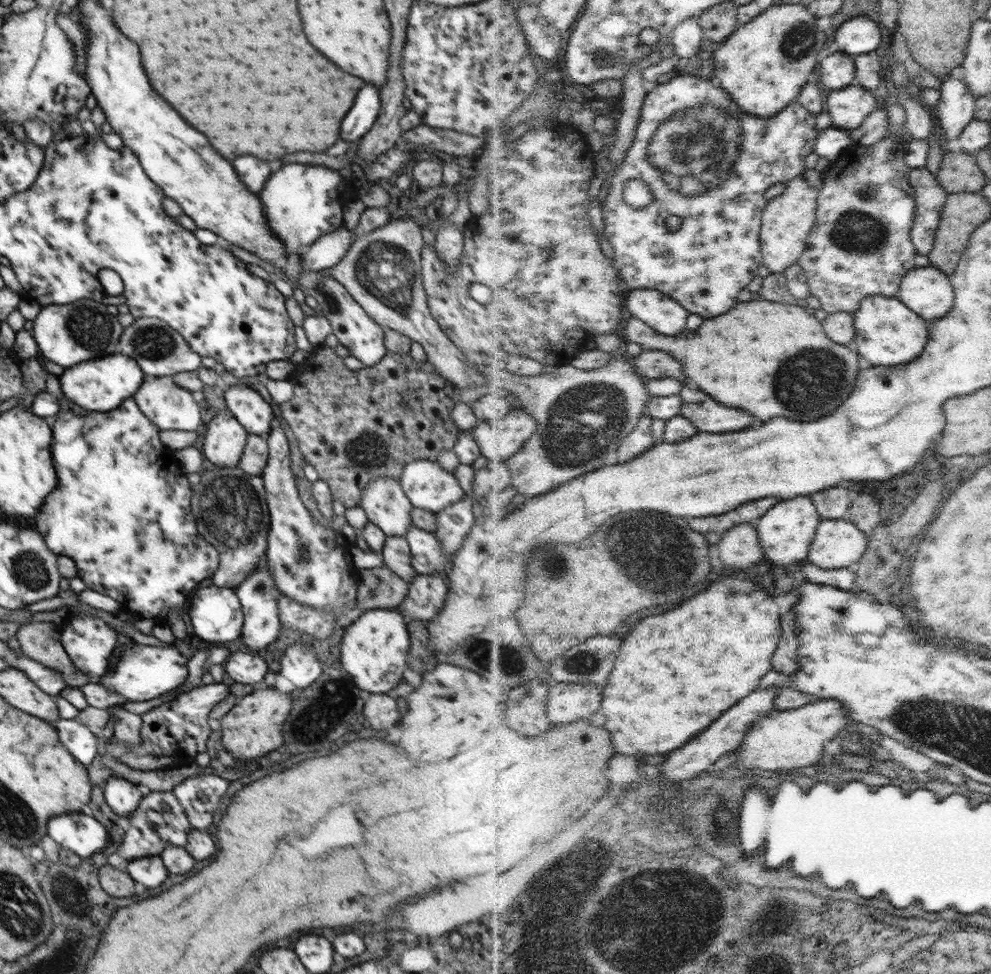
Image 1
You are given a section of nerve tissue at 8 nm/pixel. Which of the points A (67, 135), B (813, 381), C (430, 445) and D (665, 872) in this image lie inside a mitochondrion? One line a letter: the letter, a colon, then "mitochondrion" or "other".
A: other
B: mitochondrion
C: other
D: mitochondrion

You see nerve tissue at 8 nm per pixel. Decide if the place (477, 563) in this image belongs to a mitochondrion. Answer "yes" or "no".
no

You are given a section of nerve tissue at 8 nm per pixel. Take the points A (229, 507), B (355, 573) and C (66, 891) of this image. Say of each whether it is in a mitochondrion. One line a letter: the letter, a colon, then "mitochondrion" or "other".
A: mitochondrion
B: other
C: mitochondrion

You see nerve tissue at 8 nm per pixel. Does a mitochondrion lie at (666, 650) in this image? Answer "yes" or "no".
no

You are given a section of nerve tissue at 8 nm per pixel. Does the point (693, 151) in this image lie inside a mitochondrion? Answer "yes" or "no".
yes

